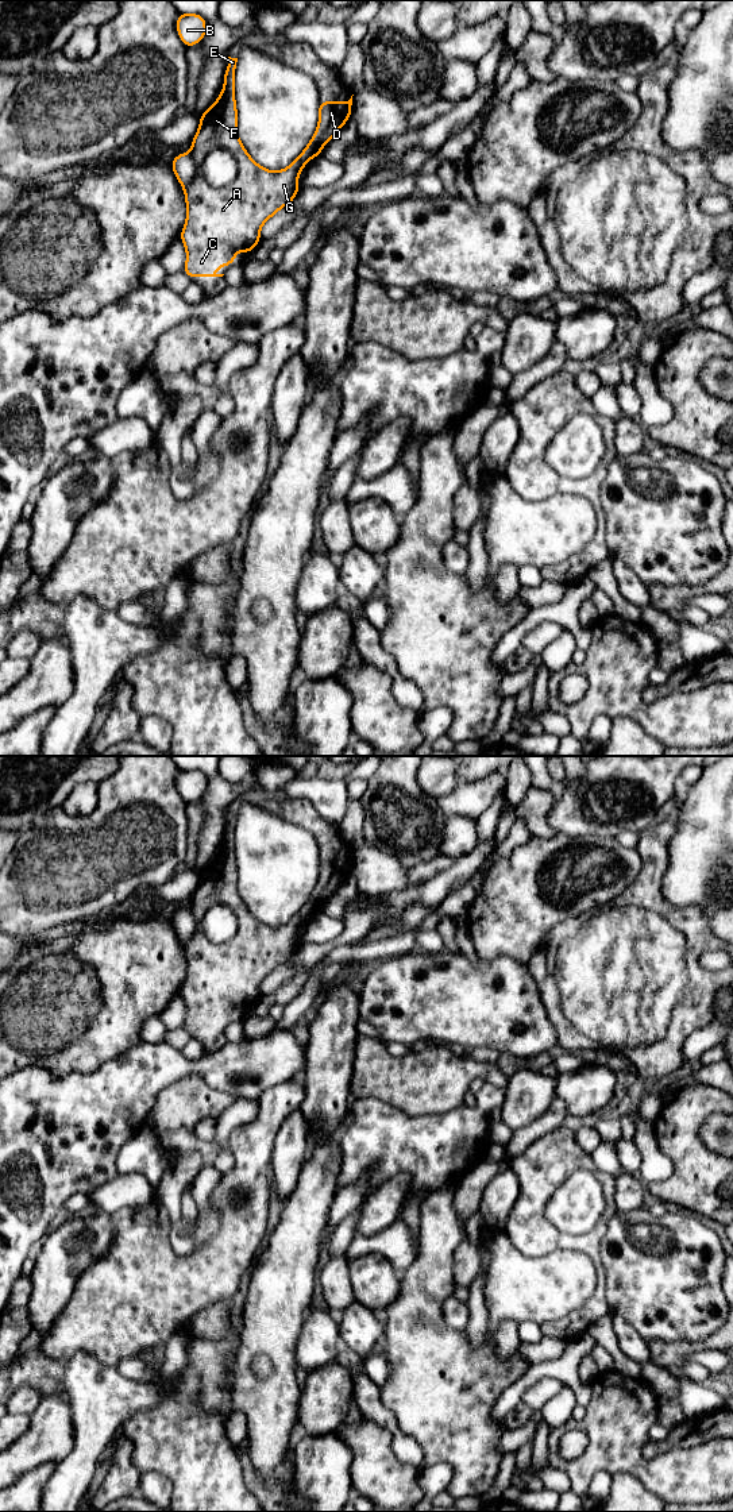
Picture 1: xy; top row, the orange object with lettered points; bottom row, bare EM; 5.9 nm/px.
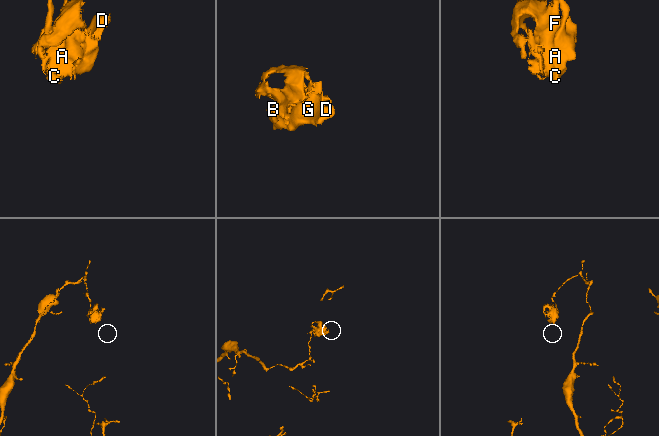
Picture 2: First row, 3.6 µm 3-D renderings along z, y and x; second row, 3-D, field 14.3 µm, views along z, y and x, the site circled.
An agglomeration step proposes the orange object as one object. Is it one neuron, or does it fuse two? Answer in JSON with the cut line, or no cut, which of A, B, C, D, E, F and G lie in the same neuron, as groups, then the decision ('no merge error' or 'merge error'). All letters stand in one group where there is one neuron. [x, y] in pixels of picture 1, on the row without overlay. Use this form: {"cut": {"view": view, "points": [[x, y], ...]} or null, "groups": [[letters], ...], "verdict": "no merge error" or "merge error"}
{"cut": {"view": "xy", "points": [[236, 915], [230, 938], [211, 942], [196, 933], [185, 944]]}, "groups": [["A", "C", "D", "E", "F", "G"], ["B"]], "verdict": "merge error"}

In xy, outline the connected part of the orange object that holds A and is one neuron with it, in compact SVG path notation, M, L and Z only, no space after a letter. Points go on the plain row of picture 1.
M228 813L224 828L224 842L217 856L200 871L200 883L192 896L192 911L200 918L211 907L229 907L238 918L236 934L221 944L212 944L197 933L184 950L186 956L186 977L180 990L186 1004L184 1029L192 1033L223 1033L215 1026L220 1022L231 1022L235 1010L251 1007L261 998L261 983L281 964L289 961L298 949L298 932L304 922L320 911L323 903L351 873L352 852L348 857L320 857L319 880L302 909L283 926L271 927L259 922L246 907L238 892L238 865L235 857L235 825L238 814Z

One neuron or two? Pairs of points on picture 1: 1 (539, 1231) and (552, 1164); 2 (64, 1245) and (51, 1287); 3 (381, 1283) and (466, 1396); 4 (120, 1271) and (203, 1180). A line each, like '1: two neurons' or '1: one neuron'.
1: one neuron
2: one neuron
3: two neurons
4: two neurons

